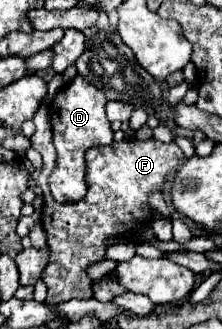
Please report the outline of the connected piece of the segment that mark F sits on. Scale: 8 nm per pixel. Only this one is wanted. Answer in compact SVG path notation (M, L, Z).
M42 105L34 119L36 133L32 135L32 147L40 151L44 159L38 185L44 191L42 207L42 227L48 235L50 261L42 273L42 281L48 287L48 303L62 303L66 299L90 299L92 279L88 277L88 267L96 261L102 261L108 249L108 239L130 233L130 227L146 227L148 217L144 209L148 207L148 197L152 191L162 191L170 169L178 169L186 157L182 149L170 141L162 143L156 139L140 141L136 137L114 141L106 147L90 147L86 151L86 185L88 193L78 203L56 203L48 189L48 177L54 169L54 143L50 133L48 107Z

